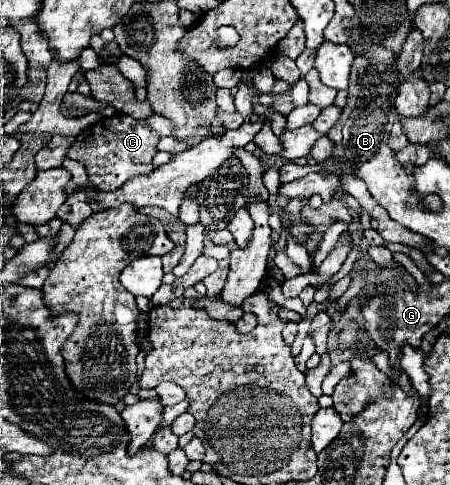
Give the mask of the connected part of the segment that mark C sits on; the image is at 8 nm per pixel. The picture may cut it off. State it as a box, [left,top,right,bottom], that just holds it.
[67,115,159,191]

